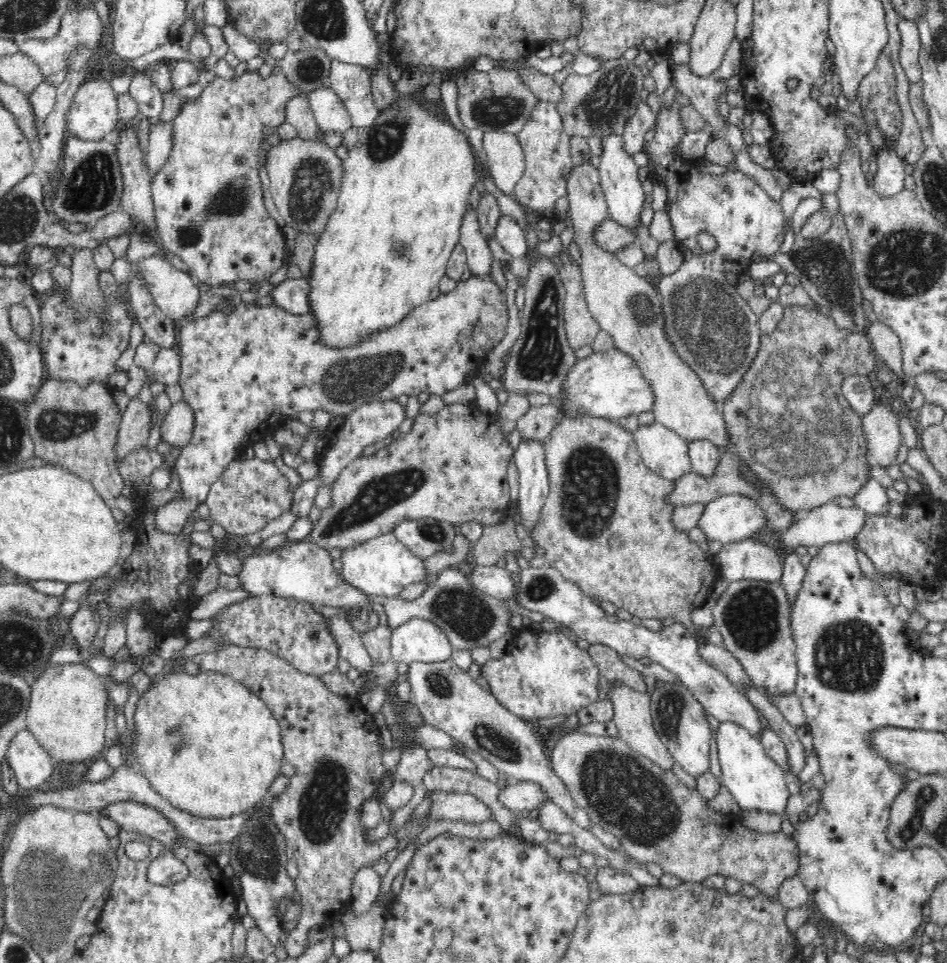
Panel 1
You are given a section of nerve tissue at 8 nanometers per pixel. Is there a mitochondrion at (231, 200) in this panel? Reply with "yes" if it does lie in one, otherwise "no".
yes

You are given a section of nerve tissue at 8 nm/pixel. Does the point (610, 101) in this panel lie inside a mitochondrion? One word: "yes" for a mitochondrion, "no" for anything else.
yes

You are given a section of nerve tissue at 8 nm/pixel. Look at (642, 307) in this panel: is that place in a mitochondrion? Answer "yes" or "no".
yes

